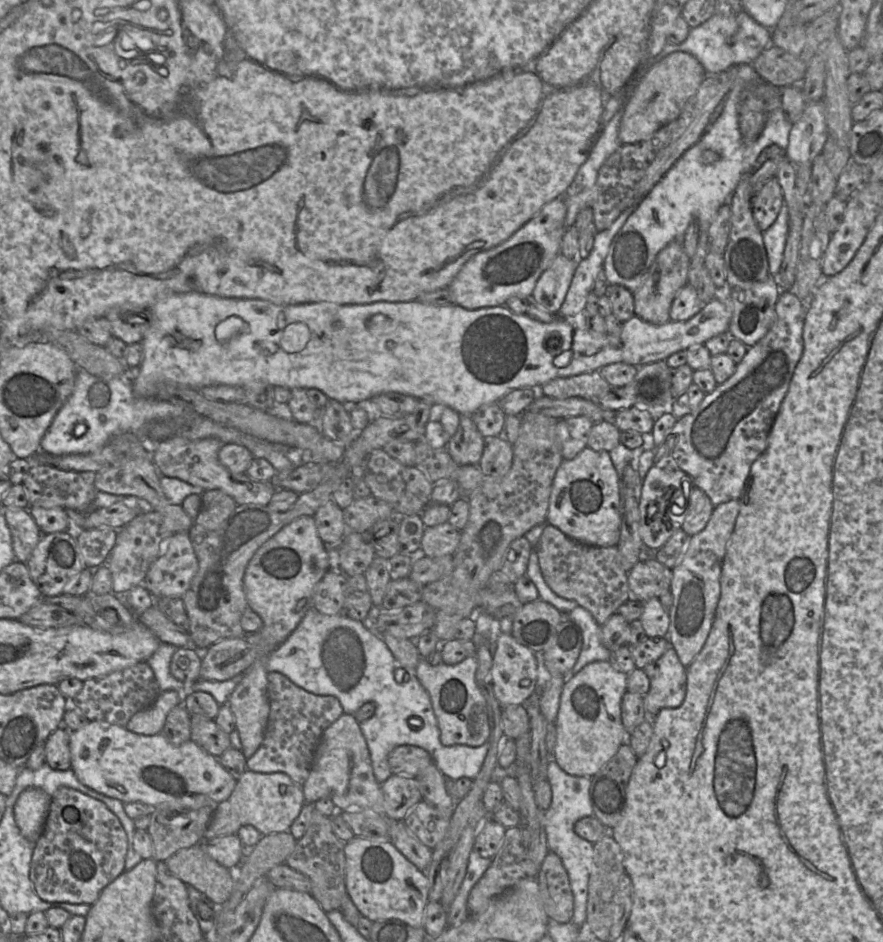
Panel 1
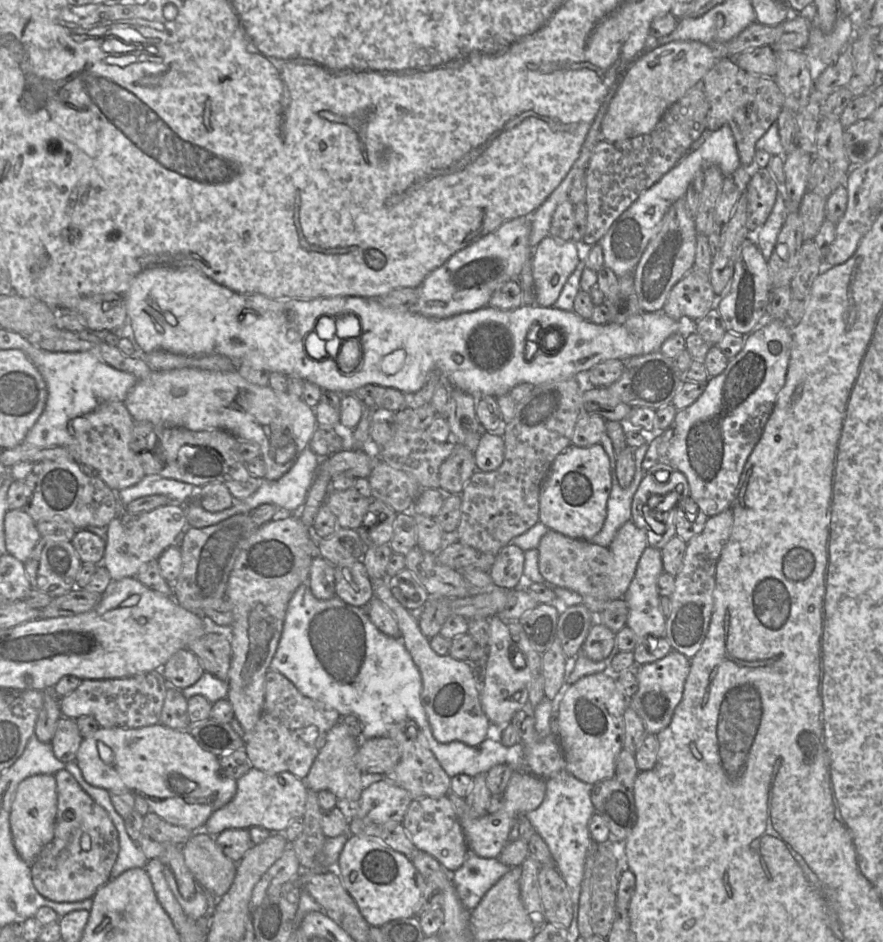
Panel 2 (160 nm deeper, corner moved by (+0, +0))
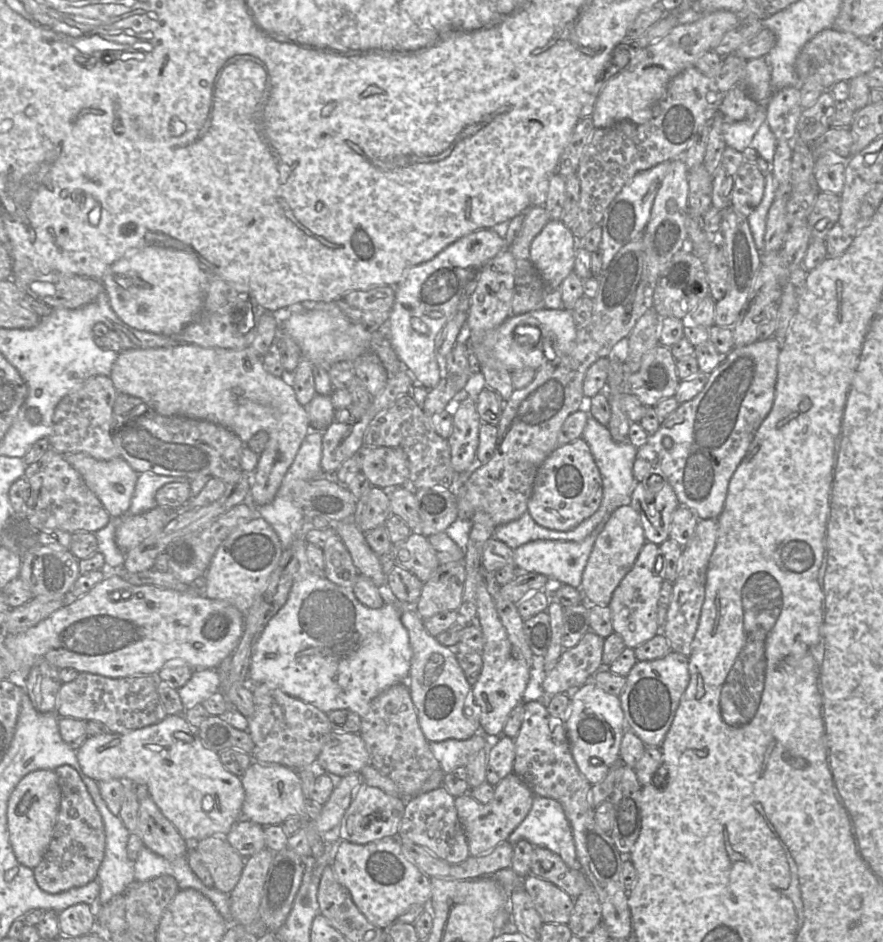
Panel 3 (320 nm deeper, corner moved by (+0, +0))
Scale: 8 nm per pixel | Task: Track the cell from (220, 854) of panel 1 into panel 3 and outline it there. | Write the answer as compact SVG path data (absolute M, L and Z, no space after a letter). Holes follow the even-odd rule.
M240 818L225 838L243 857L250 857L266 848L264 827L245 818Z

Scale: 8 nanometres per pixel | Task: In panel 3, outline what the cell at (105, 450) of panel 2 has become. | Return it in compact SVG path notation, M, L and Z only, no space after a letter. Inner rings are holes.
M93 376L64 396L52 417L50 448L61 455L85 453L96 460L108 461L119 456L111 436L113 407L118 391L107 376Z

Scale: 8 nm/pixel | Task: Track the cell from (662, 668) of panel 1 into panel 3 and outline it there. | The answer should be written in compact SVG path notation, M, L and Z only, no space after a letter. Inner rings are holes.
M670 650L662 658L637 661L626 676L626 684L619 696L626 728L631 729L646 746L661 747L689 684L688 666L689 657Z

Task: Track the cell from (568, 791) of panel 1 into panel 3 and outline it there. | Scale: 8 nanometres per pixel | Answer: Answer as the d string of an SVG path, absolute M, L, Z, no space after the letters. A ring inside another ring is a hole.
M543 796L534 797L528 815L507 840L515 845L522 839L535 847L557 853L568 867L580 869L572 827L558 801Z

